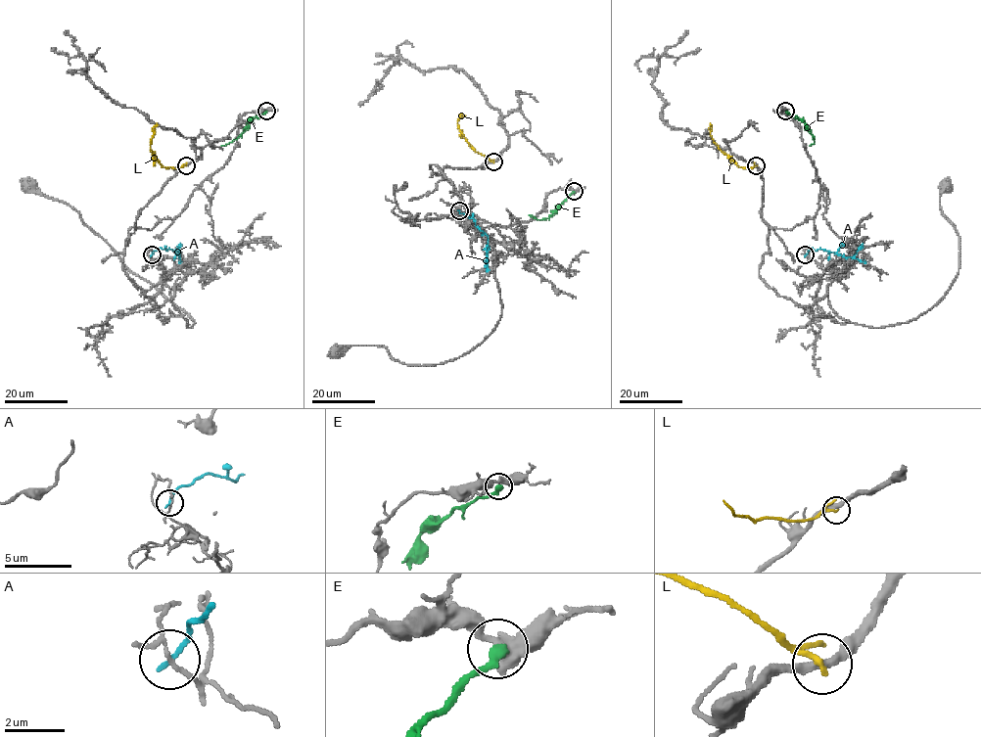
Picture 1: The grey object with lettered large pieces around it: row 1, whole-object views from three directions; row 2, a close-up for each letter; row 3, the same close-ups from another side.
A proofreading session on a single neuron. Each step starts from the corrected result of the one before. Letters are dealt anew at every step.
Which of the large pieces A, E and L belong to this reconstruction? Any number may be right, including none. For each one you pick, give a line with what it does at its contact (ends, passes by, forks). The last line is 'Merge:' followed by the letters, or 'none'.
Merge: none

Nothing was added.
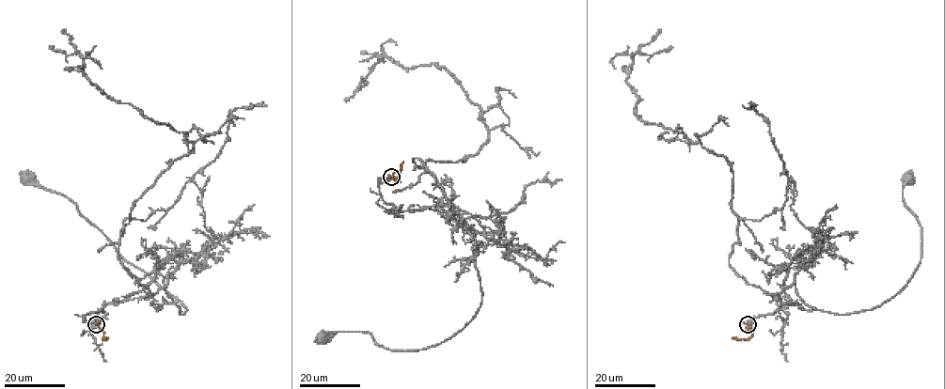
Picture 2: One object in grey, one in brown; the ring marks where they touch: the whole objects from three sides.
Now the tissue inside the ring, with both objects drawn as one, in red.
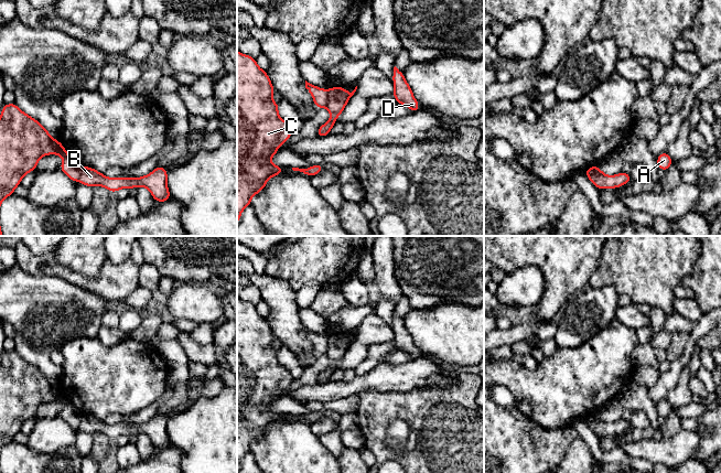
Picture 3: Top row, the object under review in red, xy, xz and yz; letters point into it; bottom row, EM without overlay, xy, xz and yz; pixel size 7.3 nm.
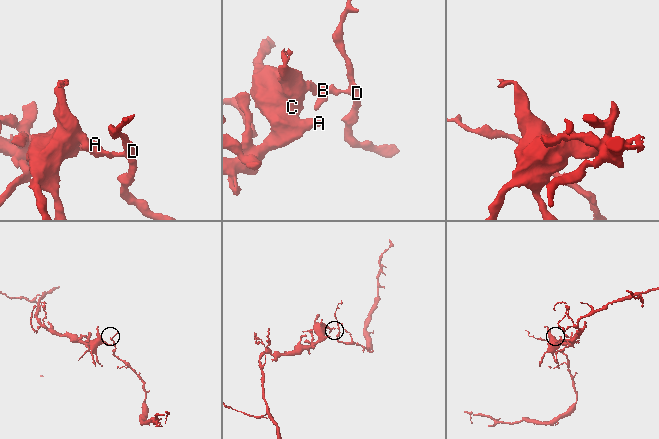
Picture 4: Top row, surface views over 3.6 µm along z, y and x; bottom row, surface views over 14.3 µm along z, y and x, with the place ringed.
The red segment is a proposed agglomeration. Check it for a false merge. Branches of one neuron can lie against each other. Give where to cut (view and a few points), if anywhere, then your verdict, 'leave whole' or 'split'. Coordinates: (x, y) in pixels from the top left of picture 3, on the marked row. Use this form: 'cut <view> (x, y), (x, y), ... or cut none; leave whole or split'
cut xz (329, 92), (324, 106); split

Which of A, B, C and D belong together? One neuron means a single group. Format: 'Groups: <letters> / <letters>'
Groups: A C / B D

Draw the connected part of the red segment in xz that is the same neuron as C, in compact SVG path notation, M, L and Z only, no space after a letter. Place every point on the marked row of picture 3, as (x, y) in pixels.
M237 51L237 224L251 197L266 187L270 178L283 172L283 166L271 164L270 159L293 130L278 115L281 105L272 100L275 92L269 75L257 65L256 58Z

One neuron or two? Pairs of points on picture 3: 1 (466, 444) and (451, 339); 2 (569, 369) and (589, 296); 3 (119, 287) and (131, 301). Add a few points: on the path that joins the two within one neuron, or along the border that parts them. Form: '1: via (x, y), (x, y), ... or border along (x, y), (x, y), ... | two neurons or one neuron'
1: border along (441, 364), (456, 368) | two neurons
2: border along (596, 333), (578, 346), (557, 348) | two neurons
3: border along (138, 286), (120, 301) | two neurons

